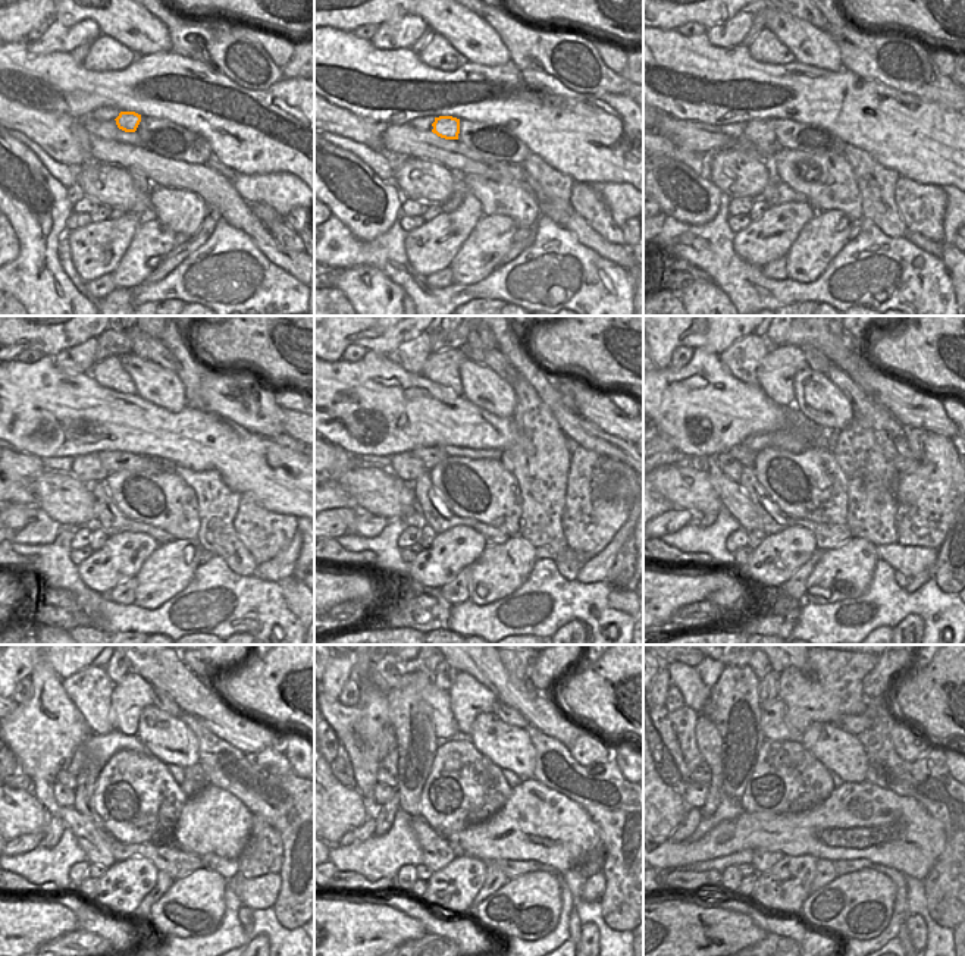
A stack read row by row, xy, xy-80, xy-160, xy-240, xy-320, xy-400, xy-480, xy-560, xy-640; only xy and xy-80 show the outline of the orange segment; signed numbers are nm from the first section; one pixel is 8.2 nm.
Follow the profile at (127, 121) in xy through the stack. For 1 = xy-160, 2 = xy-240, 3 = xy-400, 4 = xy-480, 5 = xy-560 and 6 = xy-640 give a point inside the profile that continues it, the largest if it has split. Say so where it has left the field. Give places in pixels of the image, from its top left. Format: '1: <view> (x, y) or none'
1: xy-160 (768, 135)
2: xy-240 (87, 469)
3: xy-400 (729, 466)
4: xy-480 (65, 796)
5: xy-560 (382, 793)
6: xy-640 (694, 795)

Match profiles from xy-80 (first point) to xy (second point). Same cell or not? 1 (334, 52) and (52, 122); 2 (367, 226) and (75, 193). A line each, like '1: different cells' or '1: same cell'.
1: different cells
2: different cells

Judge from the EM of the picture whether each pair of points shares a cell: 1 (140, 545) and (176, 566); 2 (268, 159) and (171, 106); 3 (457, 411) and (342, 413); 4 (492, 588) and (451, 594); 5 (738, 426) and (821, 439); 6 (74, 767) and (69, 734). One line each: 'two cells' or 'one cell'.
1: two cells
2: one cell
3: one cell
4: two cells
5: one cell
6: two cells

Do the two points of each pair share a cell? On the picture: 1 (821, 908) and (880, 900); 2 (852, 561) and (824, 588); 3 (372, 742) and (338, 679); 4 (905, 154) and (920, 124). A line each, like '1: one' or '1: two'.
1: one
2: one
3: two
4: one

